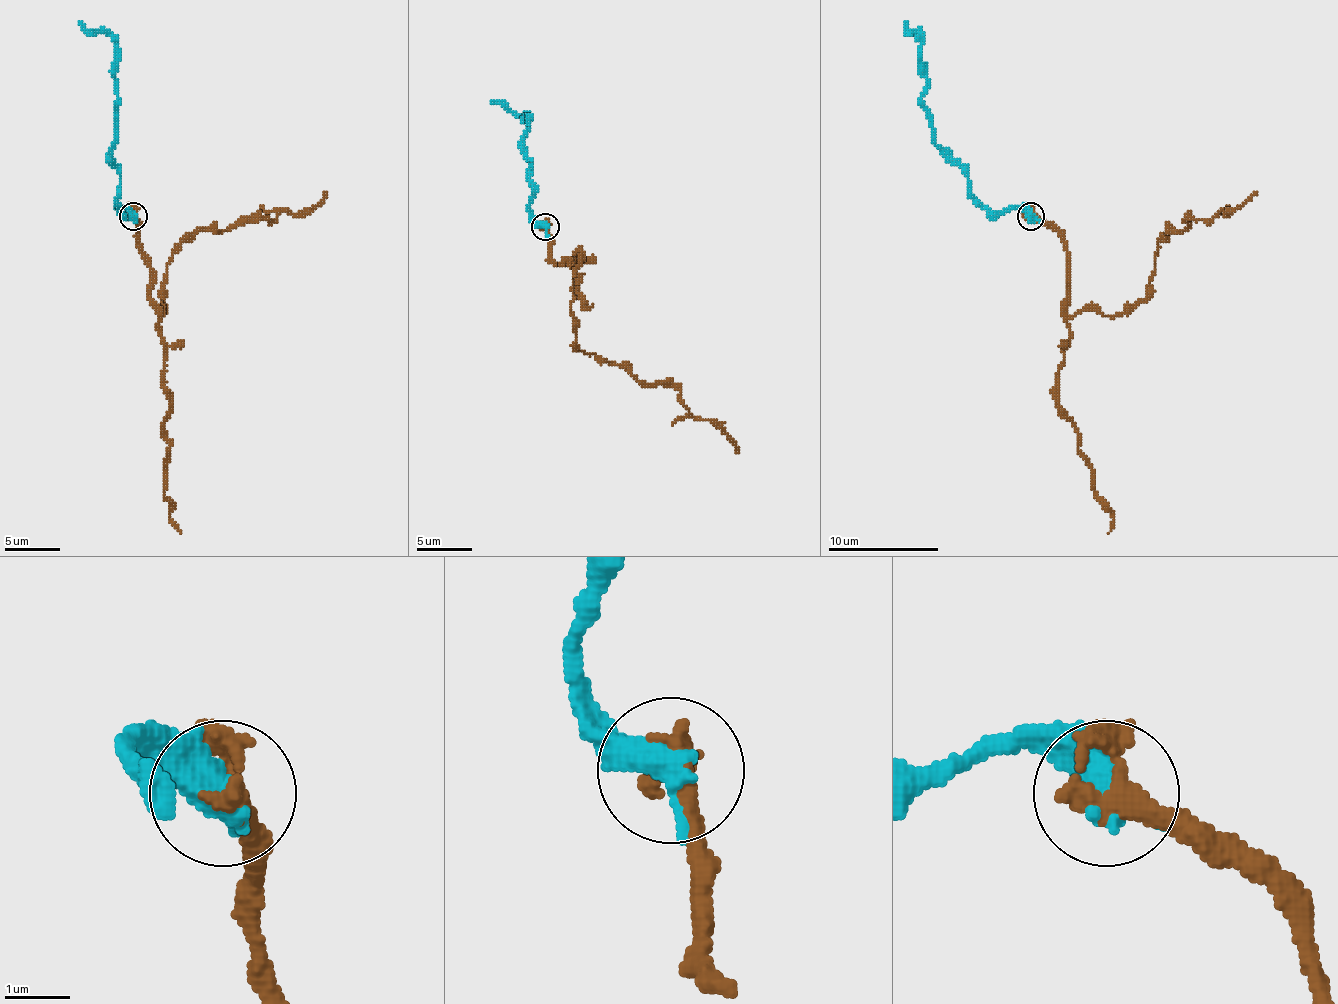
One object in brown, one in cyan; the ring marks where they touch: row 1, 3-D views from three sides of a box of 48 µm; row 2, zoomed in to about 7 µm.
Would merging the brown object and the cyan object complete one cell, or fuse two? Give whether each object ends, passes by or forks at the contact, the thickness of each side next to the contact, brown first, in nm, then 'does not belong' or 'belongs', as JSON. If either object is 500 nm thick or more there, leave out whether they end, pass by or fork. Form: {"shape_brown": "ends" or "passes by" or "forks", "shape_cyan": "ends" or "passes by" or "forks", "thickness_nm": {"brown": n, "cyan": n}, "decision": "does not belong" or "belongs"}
{"shape_brown": "passes by", "shape_cyan": "passes by", "thickness_nm": {"brown": 320, "cyan": 440}, "decision": "belongs"}

